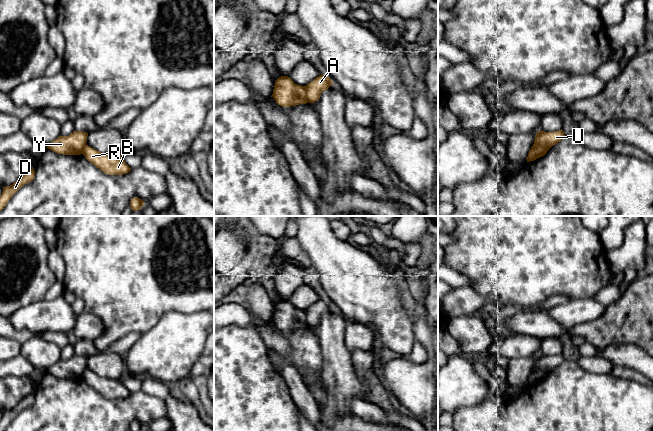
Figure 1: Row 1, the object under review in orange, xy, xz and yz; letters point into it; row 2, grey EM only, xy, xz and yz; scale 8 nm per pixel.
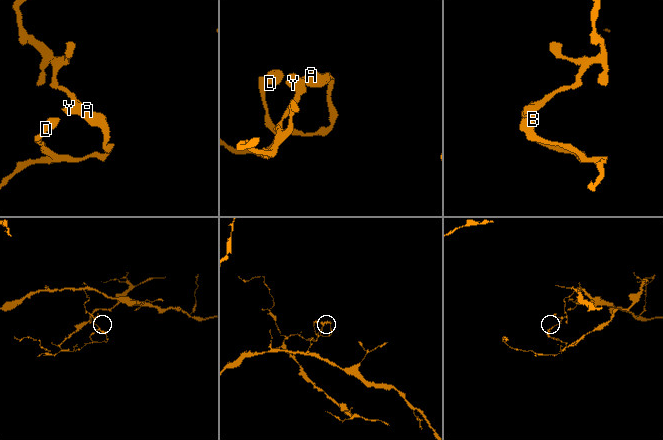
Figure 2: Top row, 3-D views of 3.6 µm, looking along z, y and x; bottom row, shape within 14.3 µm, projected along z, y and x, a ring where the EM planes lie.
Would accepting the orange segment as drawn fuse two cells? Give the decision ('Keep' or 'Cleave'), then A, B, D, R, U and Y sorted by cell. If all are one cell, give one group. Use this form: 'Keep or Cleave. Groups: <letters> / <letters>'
Cleave. Groups: A B D R / U Y

